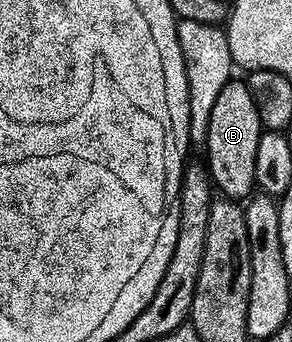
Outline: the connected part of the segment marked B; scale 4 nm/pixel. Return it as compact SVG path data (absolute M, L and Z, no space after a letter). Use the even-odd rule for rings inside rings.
M228 79L215 99L214 108L210 110L209 132L203 145L208 151L208 174L212 177L215 191L221 197L240 202L253 195L256 188L254 161L258 155L258 138L261 131L262 125L258 118L254 94L250 94L243 79Z

